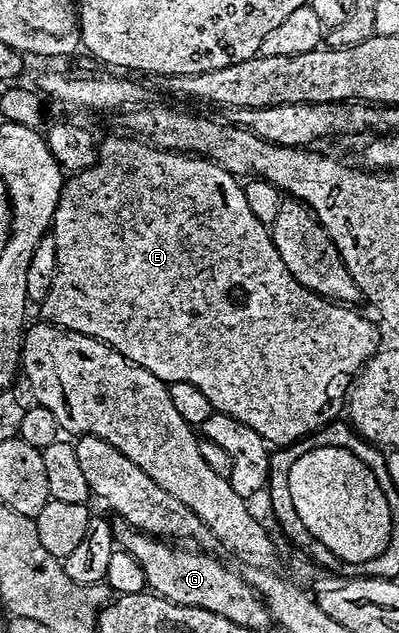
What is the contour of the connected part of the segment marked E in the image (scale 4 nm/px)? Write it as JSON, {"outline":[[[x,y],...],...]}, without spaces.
{"outline":[[[124,136],[128,137],[101,140],[96,164],[81,173],[71,174],[63,182],[50,230],[56,248],[58,271],[54,271],[54,287],[50,287],[50,295],[39,302],[38,309],[44,316],[41,318],[59,329],[90,335],[106,343],[127,361],[142,366],[160,381],[194,383],[194,387],[198,387],[198,391],[210,399],[215,412],[230,415],[230,419],[238,419],[238,423],[246,423],[246,427],[258,431],[258,435],[262,435],[269,446],[289,445],[307,433],[322,428],[329,421],[337,420],[345,408],[350,382],[381,348],[382,342],[375,327],[366,318],[350,310],[352,308],[319,297],[317,293],[303,289],[292,278],[290,271],[286,271],[286,263],[282,263],[274,247],[269,226],[254,219],[254,211],[250,211],[246,203],[243,184],[222,166],[205,157],[173,153],[171,149],[157,149],[155,145],[145,143],[135,136]]]}

